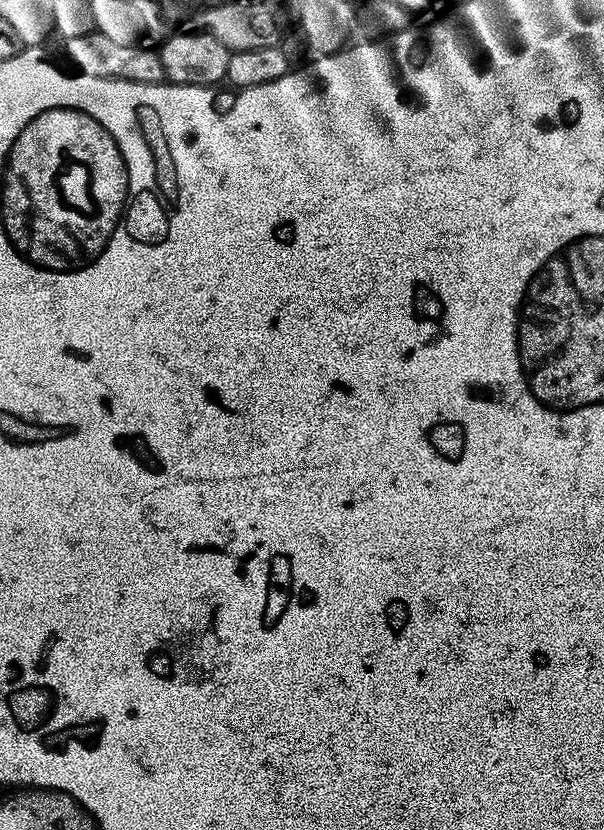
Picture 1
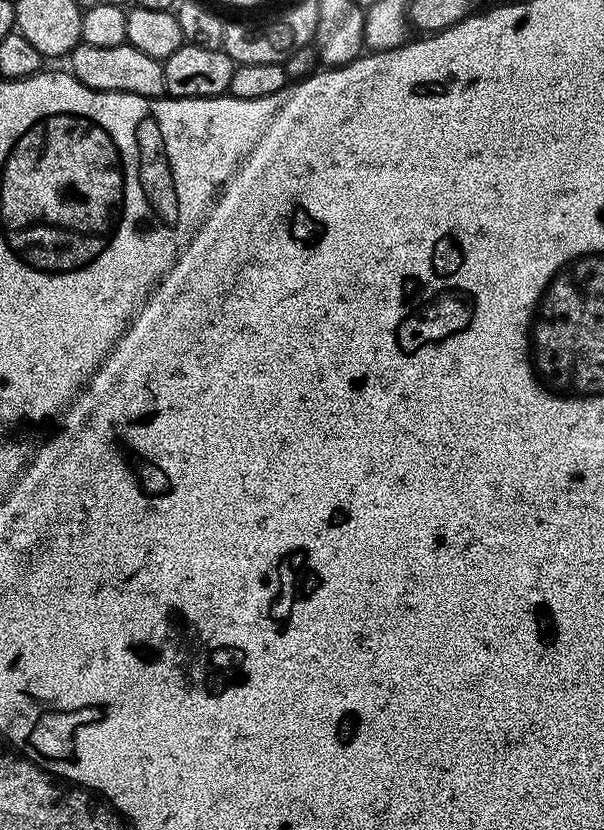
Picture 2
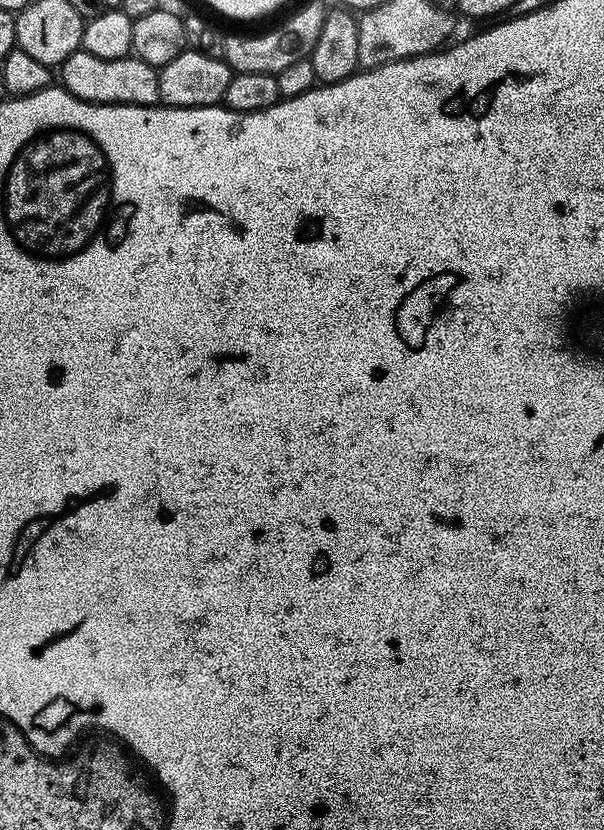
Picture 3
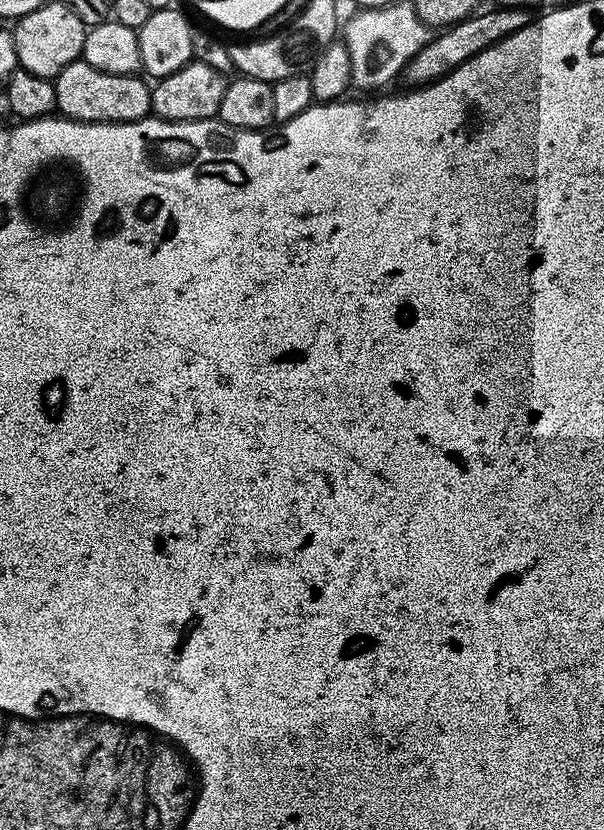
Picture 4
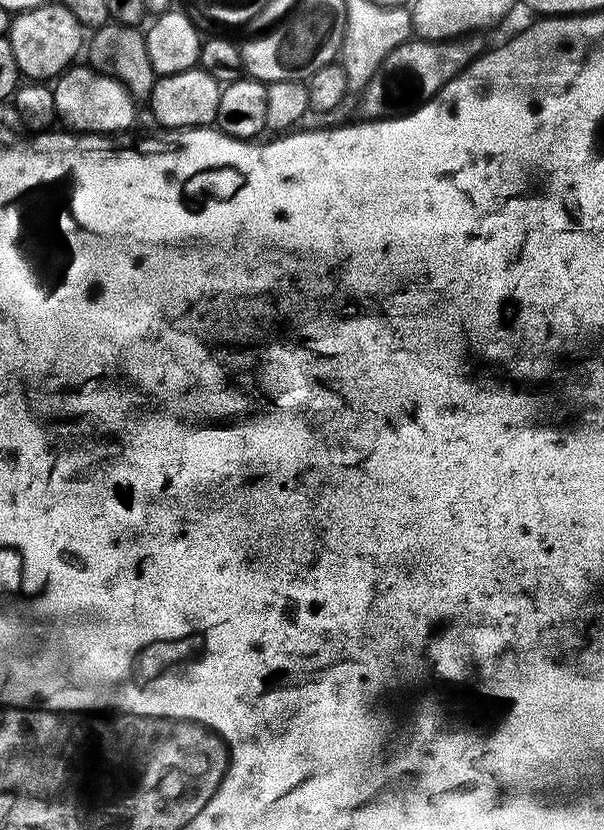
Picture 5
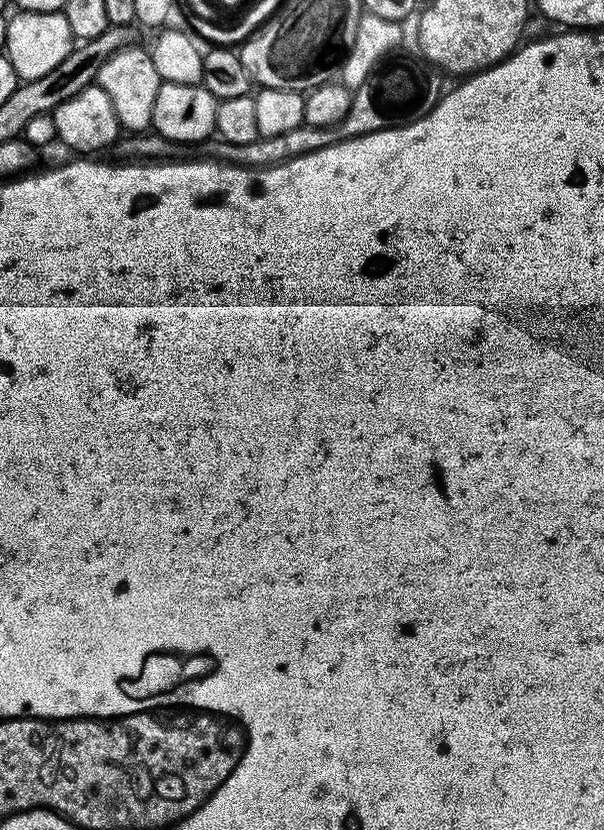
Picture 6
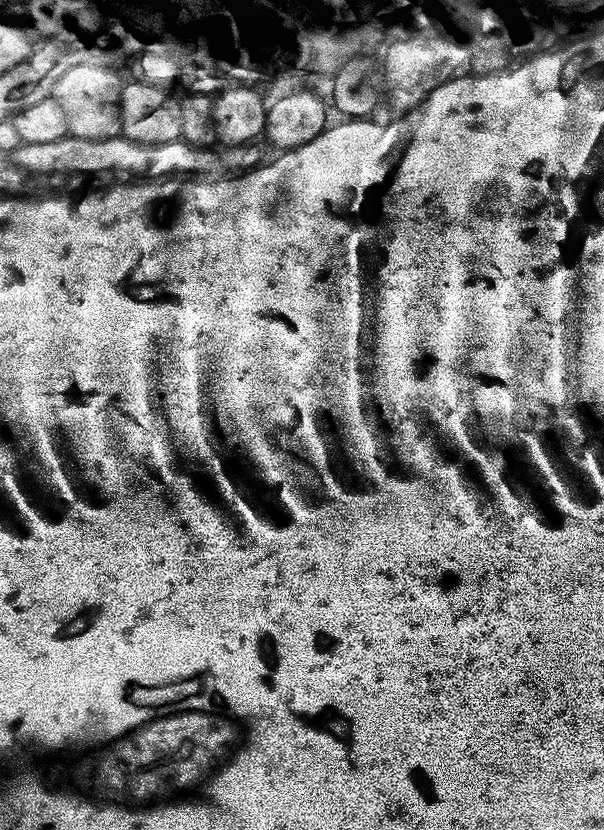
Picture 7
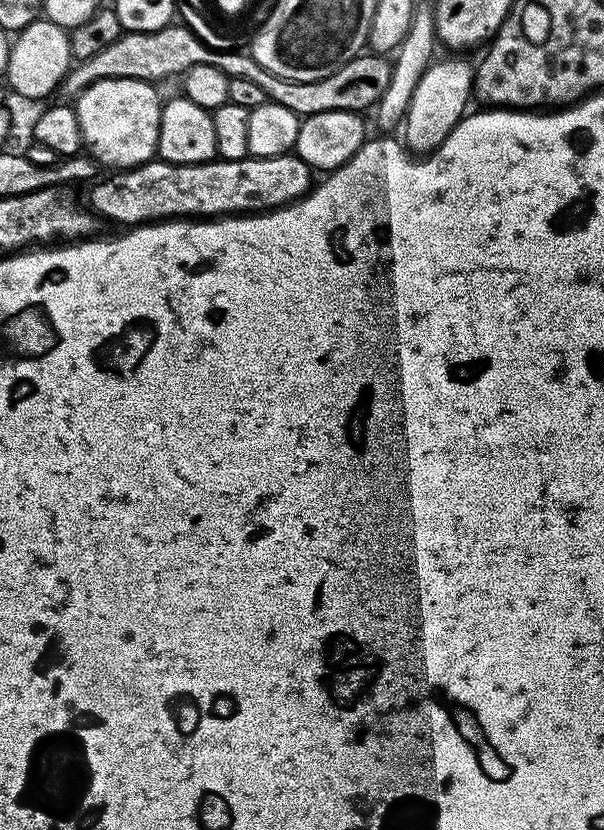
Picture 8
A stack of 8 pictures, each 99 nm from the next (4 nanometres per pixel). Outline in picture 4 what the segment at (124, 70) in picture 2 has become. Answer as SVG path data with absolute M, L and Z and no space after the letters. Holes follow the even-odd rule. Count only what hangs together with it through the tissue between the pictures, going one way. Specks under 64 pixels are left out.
M83 58L70 61L54 77L55 107L59 115L87 124L121 124L143 120L152 110L152 90L139 75L123 76L94 70Z

